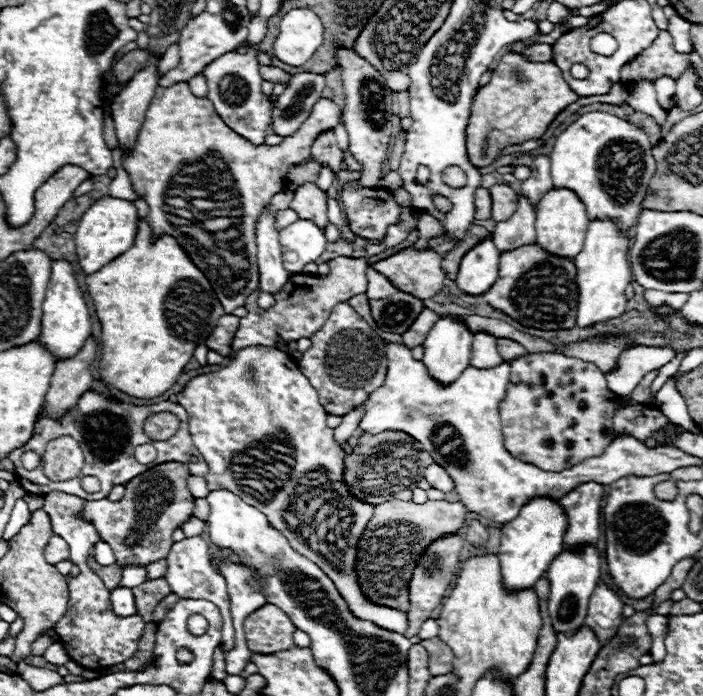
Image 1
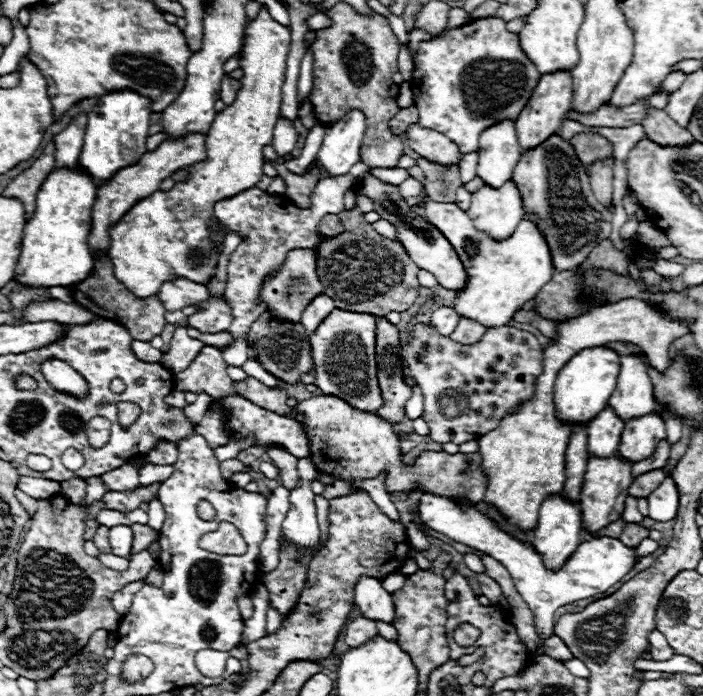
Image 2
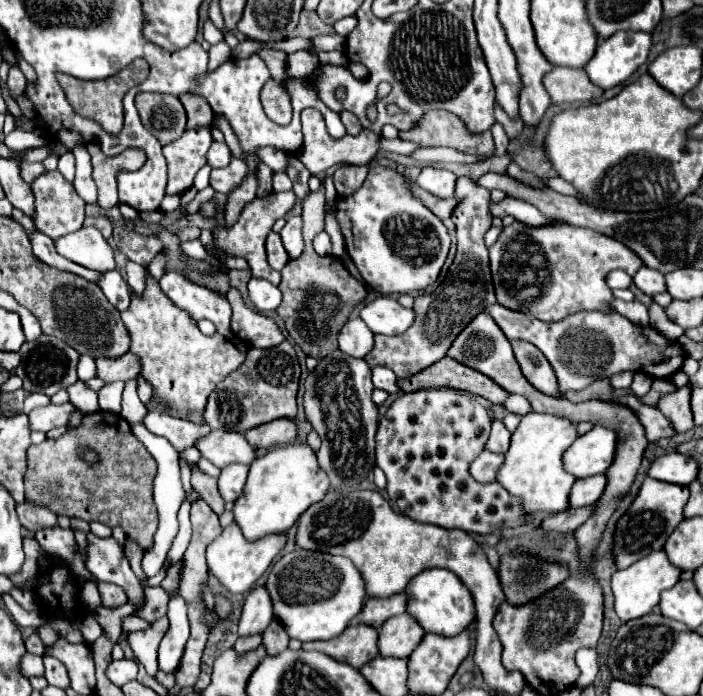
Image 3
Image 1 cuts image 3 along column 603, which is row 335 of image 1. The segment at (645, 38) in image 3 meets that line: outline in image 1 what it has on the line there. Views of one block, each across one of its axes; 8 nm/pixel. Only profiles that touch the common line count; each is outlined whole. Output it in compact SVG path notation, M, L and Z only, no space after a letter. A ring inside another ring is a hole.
M54 260L48 298L44 298L44 334L40 336L40 342L44 342L54 352L56 360L68 358L82 348L84 340L90 336L90 328L90 312L82 290L78 288L74 268L66 260Z

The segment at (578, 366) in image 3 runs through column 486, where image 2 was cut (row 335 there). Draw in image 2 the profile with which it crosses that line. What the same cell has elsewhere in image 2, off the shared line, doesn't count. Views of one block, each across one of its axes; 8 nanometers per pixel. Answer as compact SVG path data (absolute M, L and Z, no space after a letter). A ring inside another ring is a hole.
M326 294L316 296L316 298L306 306L306 310L304 310L304 314L302 314L302 326L304 326L306 334L308 334L308 338L314 334L314 330L320 326L320 322L324 322L324 318L326 318L334 308L336 308L336 306L334 306L334 300L328 298Z

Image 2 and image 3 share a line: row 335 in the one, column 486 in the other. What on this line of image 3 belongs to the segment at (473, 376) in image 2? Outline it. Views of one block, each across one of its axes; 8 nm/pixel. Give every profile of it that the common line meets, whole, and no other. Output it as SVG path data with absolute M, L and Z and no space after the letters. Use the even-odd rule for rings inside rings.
M416 390L402 394L388 412L382 416L376 432L376 464L388 478L386 492L390 500L414 520L430 522L442 528L460 528L466 532L490 534L494 528L516 526L524 516L520 502L510 496L500 484L478 484L468 474L470 462L484 450L490 434L488 410L476 400L476 396L460 390Z

